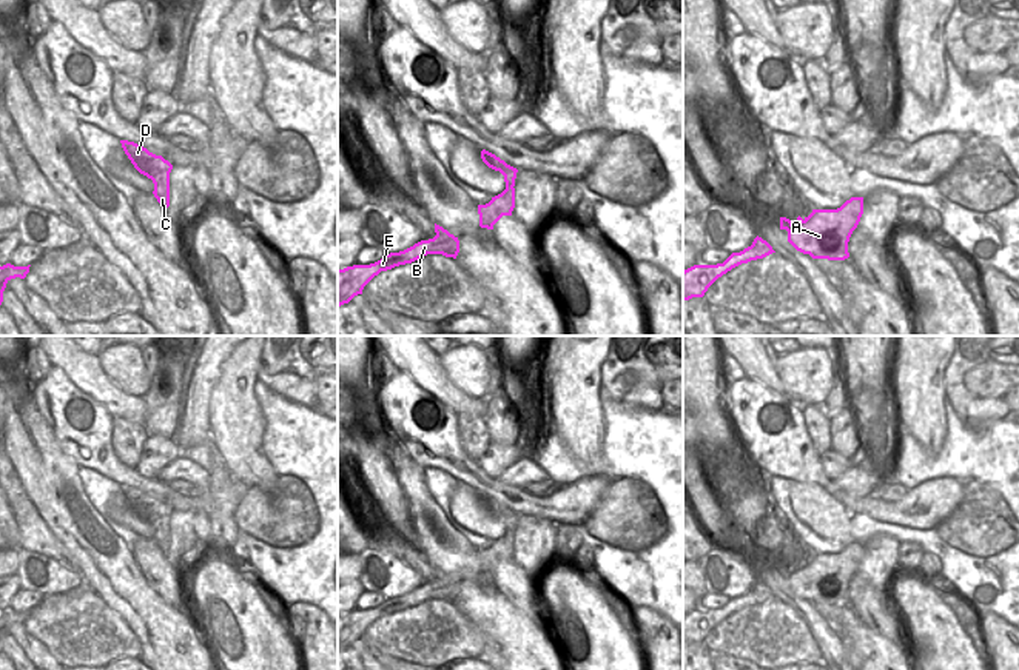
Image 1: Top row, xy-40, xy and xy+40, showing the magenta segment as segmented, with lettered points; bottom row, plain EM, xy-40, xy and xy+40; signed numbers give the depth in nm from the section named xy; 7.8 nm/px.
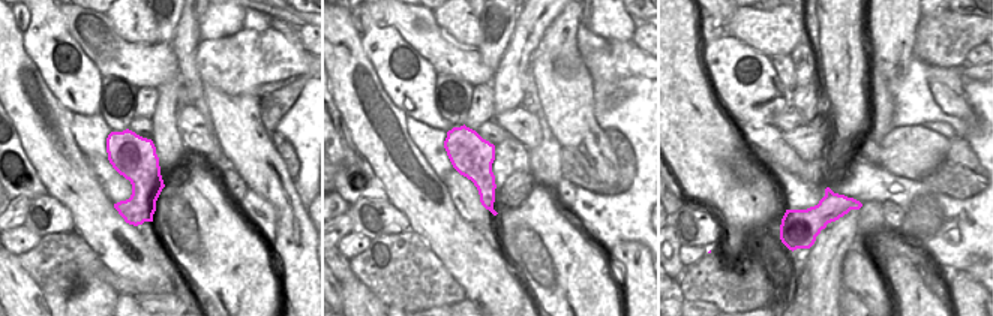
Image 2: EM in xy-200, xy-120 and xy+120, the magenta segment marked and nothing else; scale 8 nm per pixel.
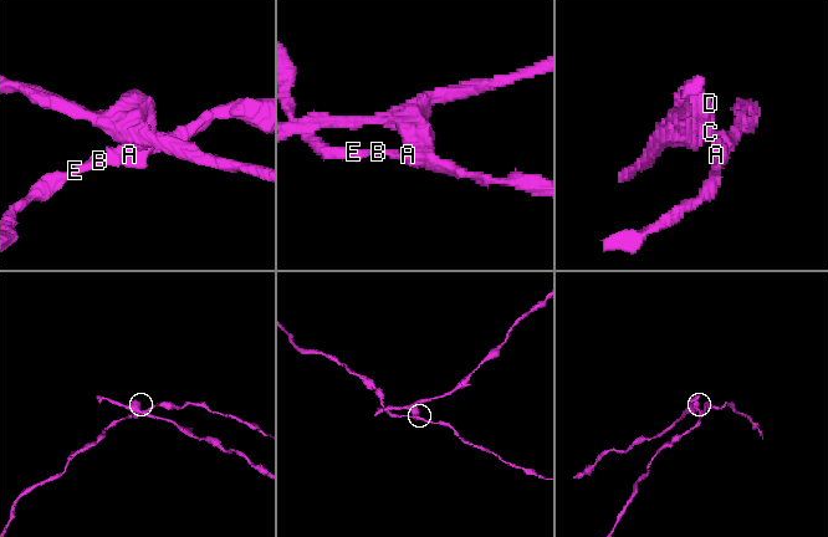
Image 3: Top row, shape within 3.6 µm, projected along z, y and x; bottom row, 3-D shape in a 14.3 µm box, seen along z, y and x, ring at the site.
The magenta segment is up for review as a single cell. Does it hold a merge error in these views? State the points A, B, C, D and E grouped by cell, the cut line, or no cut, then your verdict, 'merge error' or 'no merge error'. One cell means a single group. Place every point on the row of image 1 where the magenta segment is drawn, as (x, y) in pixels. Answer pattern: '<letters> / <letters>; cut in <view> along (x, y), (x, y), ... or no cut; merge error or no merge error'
A B E / C D; cut in xy along (512, 187), (504, 191); merge error

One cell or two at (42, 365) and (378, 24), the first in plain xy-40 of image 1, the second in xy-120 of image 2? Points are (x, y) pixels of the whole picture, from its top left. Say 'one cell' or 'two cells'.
two cells

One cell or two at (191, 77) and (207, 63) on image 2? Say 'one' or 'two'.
two

